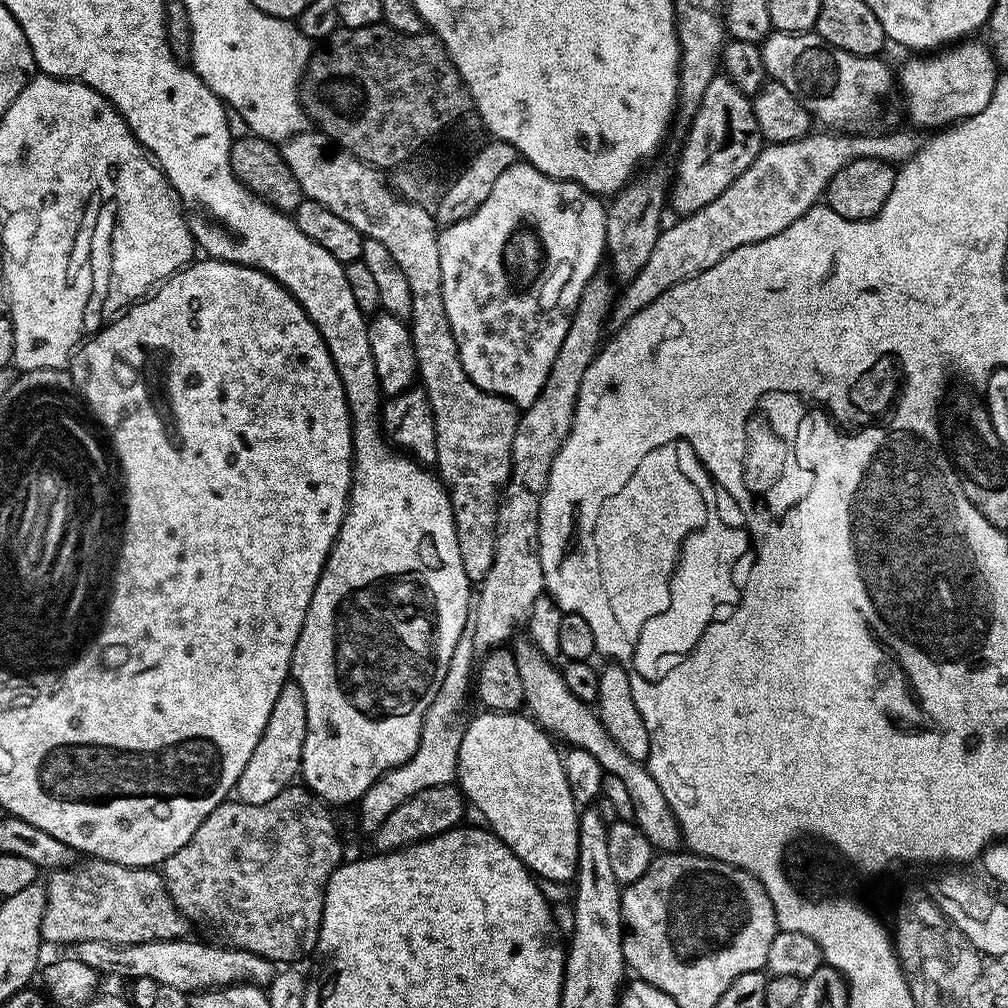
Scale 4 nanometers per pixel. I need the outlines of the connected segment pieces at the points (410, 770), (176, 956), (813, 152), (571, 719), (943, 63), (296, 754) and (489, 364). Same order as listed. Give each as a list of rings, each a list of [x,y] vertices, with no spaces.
[[[474,592],[467,608],[466,624],[458,636],[457,645],[454,646],[453,657],[446,670],[446,677],[435,696],[430,710],[424,716],[424,726],[420,735],[419,748],[402,766],[391,768],[386,774],[380,776],[373,786],[358,802],[358,820],[361,828],[374,834],[386,820],[406,800],[420,793],[424,789],[436,788],[438,785],[451,785],[457,779],[458,748],[464,737],[464,718],[459,710],[466,692],[470,690],[472,673],[476,662],[476,647],[474,646],[475,619],[478,618],[479,593]]]
[[[185,938],[183,940],[151,940],[145,944],[115,944],[114,942],[108,942],[106,940],[86,940],[78,942],[74,946],[74,959],[78,962],[86,962],[86,966],[90,966],[98,974],[104,974],[104,972],[117,972],[120,976],[128,976],[132,980],[137,980],[138,978],[154,978],[154,982],[165,988],[173,988],[179,992],[185,994],[195,994],[197,992],[203,992],[205,990],[211,990],[214,988],[227,988],[230,984],[259,984],[261,986],[267,986],[272,980],[272,975],[278,971],[277,965],[271,960],[262,958],[258,954],[253,952],[247,952],[241,948],[233,948],[231,946],[223,946],[224,948],[219,948],[216,944],[199,944],[198,941],[192,940],[193,938]]]
[[[902,129],[854,135],[811,132],[794,143],[765,145],[758,158],[718,198],[707,203],[702,210],[661,229],[645,266],[634,279],[625,283],[622,294],[619,293],[613,301],[606,320],[607,329],[615,333],[666,290],[717,265],[733,250],[781,233],[819,203],[834,174],[851,161],[872,157],[901,164],[910,159],[919,148],[920,138],[915,131]]]
[[[523,643],[515,645],[514,651],[518,662],[518,674],[522,674],[524,703],[531,719],[553,737],[561,736],[566,742],[565,745],[586,750],[586,754],[594,754],[594,758],[598,758],[607,775],[622,778],[626,791],[630,793],[630,802],[634,806],[634,823],[652,844],[653,849],[661,853],[679,849],[682,844],[680,827],[674,818],[672,807],[666,802],[658,782],[654,782],[647,767],[641,761],[626,755],[604,727],[599,715],[589,705],[574,698],[574,694],[570,694],[564,681],[563,671],[559,667],[555,668],[552,665],[555,663],[550,662],[549,657],[542,655],[535,644]]]
[[[965,38],[943,50],[912,59],[916,60],[906,61],[900,72],[898,68],[898,88],[903,95],[904,92],[908,95],[906,116],[917,124],[917,129],[940,130],[970,119],[978,110],[986,110],[998,79],[996,58],[987,43],[979,44],[976,38]]]
[[[291,678],[285,680],[285,684],[283,681],[279,685],[274,698],[274,710],[270,710],[266,730],[262,734],[262,738],[258,738],[258,746],[254,746],[254,754],[250,754],[250,762],[246,762],[246,770],[242,770],[236,783],[234,796],[242,804],[270,802],[270,798],[278,798],[278,794],[282,794],[282,790],[295,781],[292,779],[297,779],[302,758],[302,746],[306,742],[306,698],[302,694],[302,686],[298,686],[296,681]]]
[[[517,162],[510,170],[503,171],[494,182],[486,202],[478,206],[474,214],[462,218],[462,222],[441,227],[439,229],[440,245],[438,254],[442,262],[442,302],[446,302],[446,318],[450,318],[450,330],[458,342],[458,354],[470,382],[495,396],[505,396],[521,409],[526,409],[538,398],[546,378],[550,374],[550,366],[554,366],[554,358],[558,358],[558,346],[562,346],[562,338],[566,338],[566,330],[570,330],[570,322],[578,302],[582,298],[582,290],[592,276],[597,275],[596,268],[605,259],[604,243],[606,242],[606,204],[595,192],[588,192],[581,184],[573,180],[556,180],[553,176],[542,174],[533,164]]]

